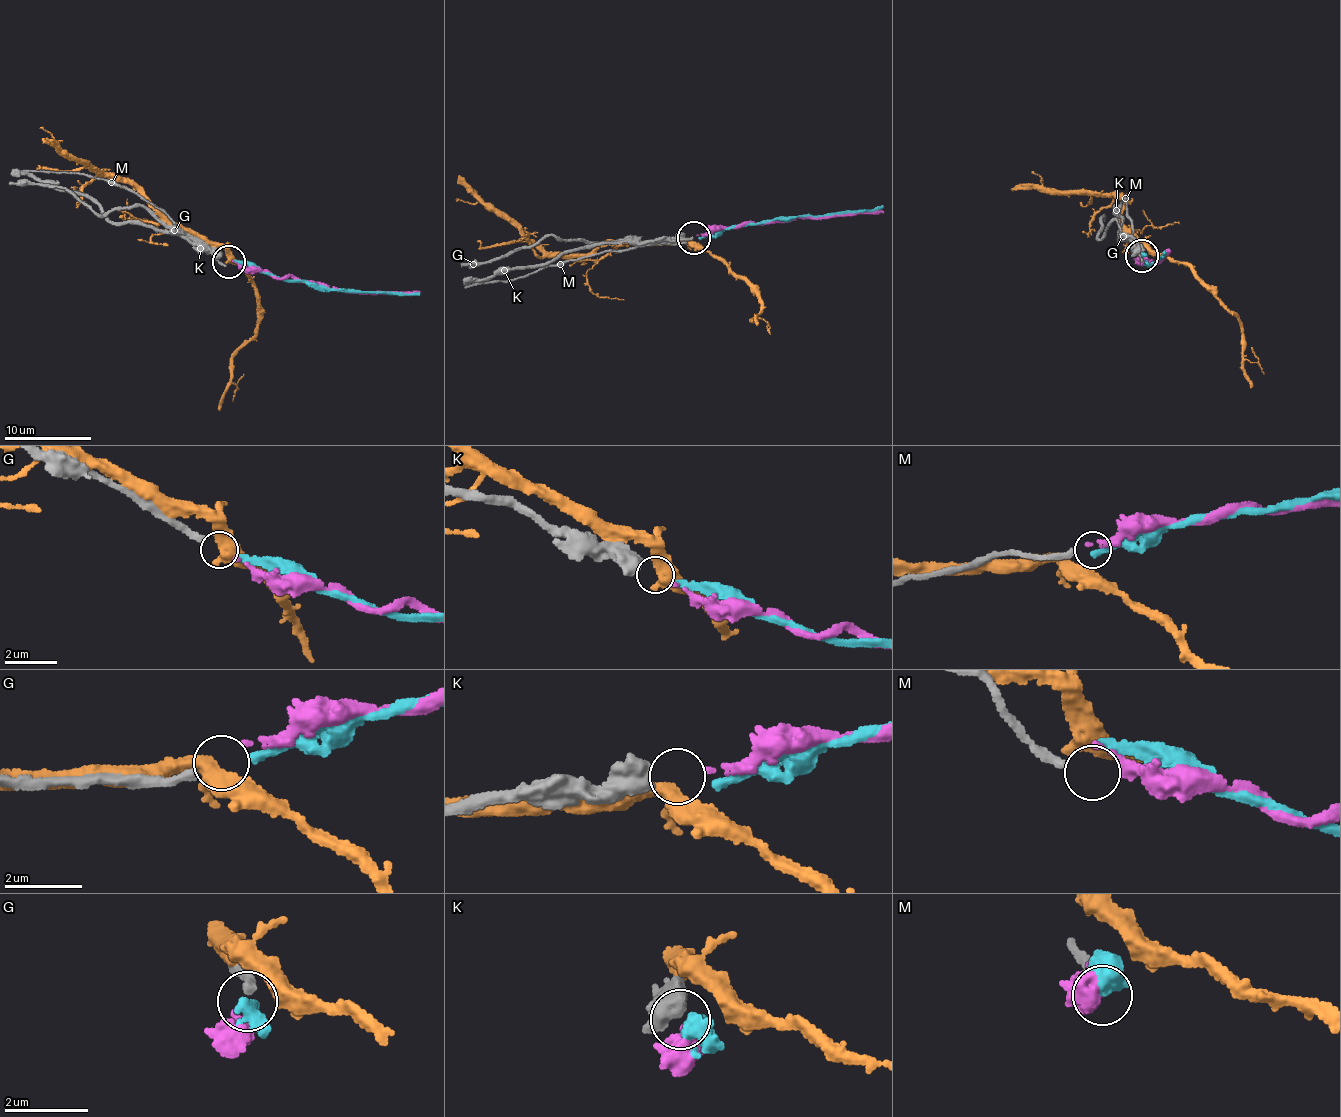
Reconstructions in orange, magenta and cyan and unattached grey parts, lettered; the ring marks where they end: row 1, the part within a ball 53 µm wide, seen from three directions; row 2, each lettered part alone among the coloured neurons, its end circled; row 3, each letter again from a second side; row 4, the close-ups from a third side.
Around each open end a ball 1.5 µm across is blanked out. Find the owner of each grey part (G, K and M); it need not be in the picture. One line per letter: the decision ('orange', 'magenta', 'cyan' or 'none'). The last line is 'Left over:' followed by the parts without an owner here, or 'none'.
G: cyan
K: magenta
M: none
Left over: M

